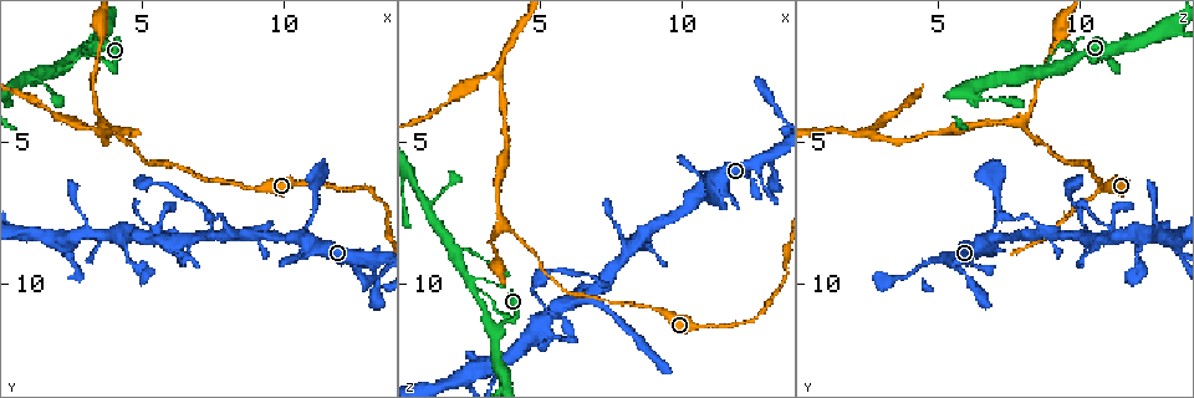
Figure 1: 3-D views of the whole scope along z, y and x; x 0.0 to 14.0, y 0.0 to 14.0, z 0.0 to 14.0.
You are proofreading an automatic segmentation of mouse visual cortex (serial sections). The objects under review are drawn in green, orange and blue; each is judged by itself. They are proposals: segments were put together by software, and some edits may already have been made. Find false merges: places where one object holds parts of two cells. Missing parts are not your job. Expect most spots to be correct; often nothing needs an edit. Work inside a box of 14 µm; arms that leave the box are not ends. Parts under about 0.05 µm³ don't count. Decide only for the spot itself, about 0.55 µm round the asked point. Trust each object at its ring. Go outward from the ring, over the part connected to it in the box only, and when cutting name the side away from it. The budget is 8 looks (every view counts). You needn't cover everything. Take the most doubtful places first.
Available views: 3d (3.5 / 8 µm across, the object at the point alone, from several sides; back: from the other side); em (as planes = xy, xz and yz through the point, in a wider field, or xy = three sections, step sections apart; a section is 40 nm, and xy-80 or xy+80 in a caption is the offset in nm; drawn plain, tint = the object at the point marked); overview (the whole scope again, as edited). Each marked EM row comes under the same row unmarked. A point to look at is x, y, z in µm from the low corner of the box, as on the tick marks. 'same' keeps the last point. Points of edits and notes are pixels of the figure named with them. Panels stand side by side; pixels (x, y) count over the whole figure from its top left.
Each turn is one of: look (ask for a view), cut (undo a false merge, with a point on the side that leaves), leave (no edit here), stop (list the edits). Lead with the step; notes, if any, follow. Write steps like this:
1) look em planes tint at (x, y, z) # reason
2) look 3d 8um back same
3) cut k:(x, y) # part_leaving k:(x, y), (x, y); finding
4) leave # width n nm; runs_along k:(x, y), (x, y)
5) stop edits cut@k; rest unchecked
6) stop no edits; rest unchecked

look 3d 3.5um back at (6.8, 8.4, 10.4) # side arm on a straight run

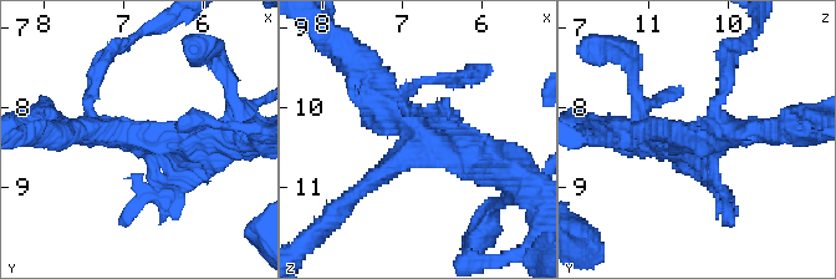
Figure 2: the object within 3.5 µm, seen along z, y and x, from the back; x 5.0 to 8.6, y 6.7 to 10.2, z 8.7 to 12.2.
look em xy step 3 tint at (6.75, 8.40, 10.35)

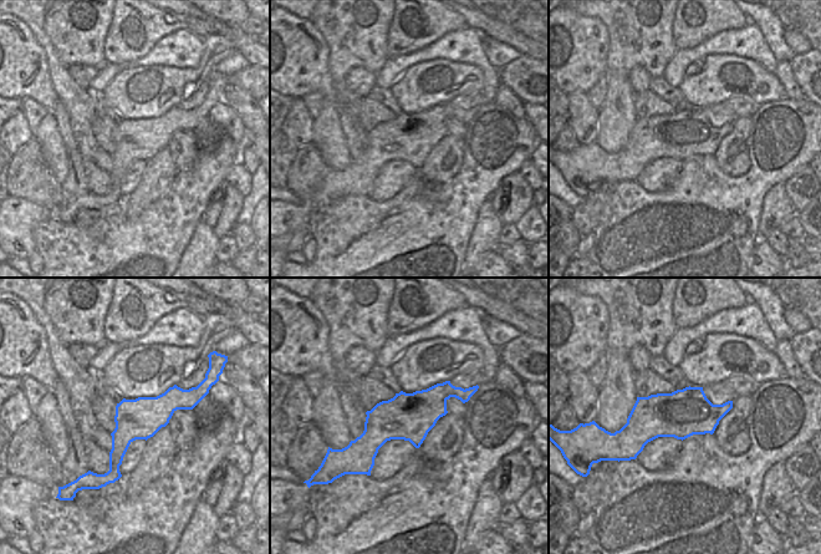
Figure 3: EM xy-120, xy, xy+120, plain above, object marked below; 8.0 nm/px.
leave # runs_along 3:(469, 392), (440, 392), (357, 456); continuous, no second cell

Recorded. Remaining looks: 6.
look 3d 3.5um at (3.6, 4.7, 2.6) # abrupt turn

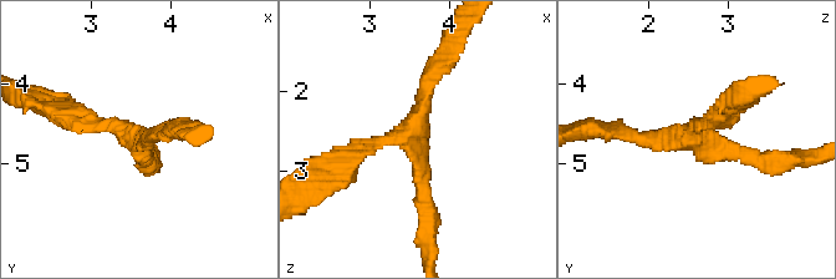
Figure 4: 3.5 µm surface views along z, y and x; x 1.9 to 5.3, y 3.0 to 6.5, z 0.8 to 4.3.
look em xy step 5 tint at (3.50, 4.70, 2.60)

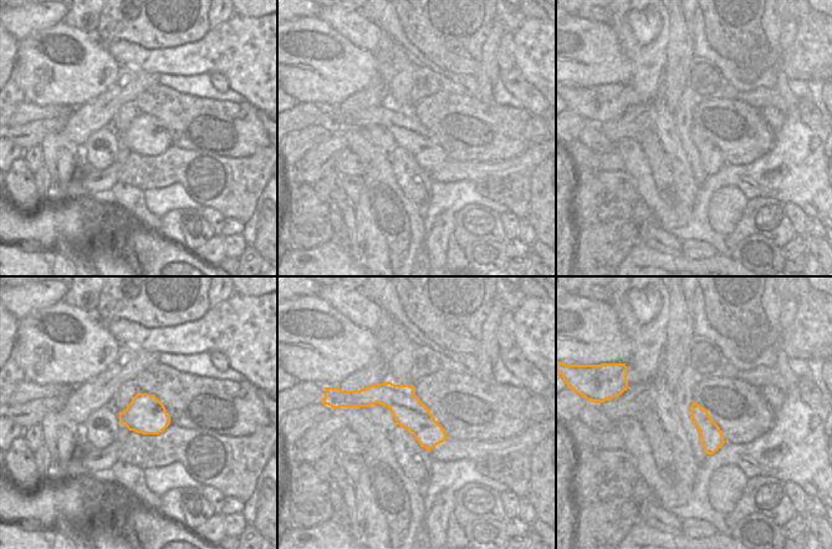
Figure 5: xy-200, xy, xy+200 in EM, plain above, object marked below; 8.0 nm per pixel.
leave # arm_widths 200, 200, 250 nm; runs_along 5:(353, 401), (396, 397), (443, 436); all the same cell

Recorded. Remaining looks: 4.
look 3d 3.5um at (2.7, 1.9, 10.3) # two arms at a narrow angle

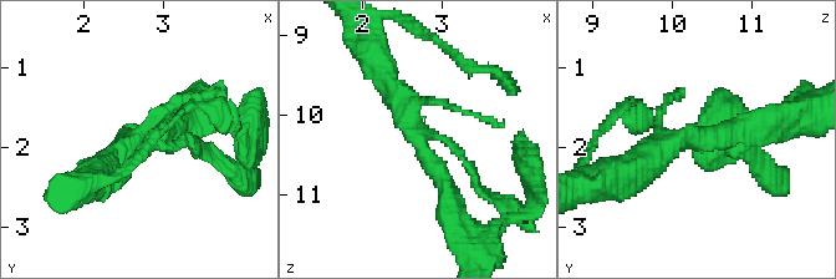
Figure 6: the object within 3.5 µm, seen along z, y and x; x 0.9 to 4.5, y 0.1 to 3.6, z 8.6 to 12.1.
look em xy step 2 tint at (2.70, 1.85, 10.25)

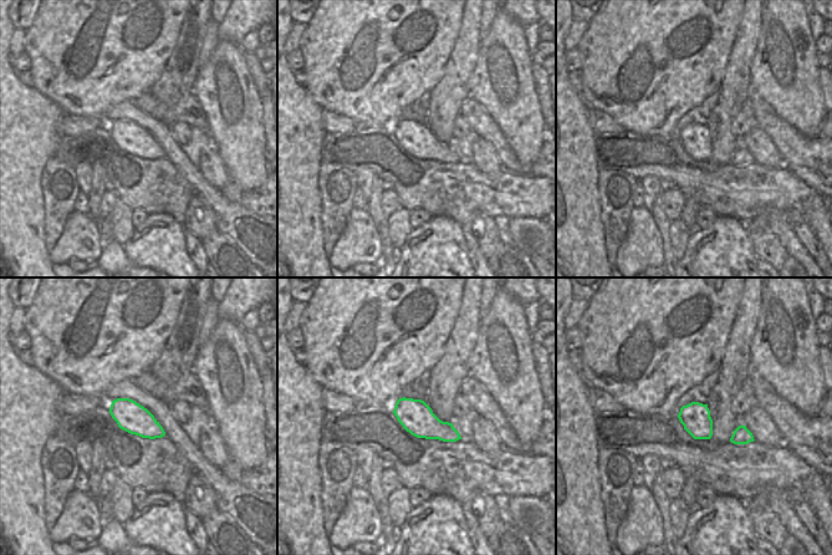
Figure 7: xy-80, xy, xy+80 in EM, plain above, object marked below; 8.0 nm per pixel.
look em planes tint same

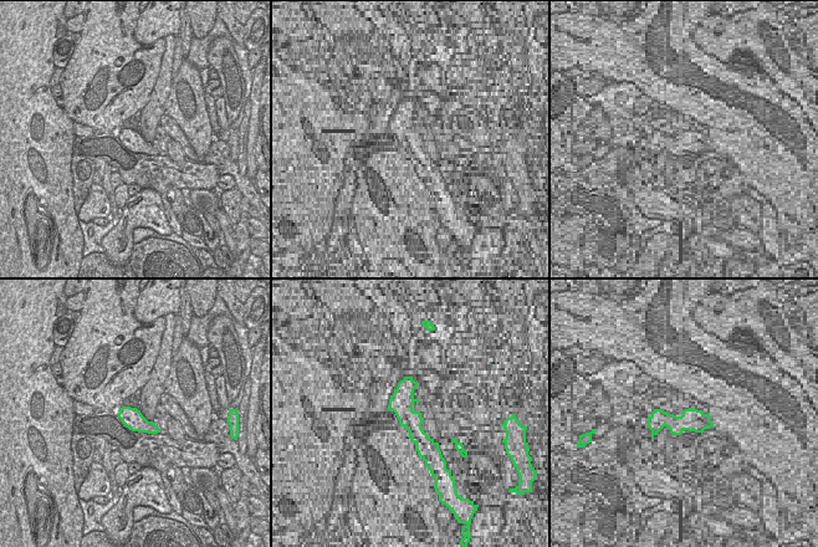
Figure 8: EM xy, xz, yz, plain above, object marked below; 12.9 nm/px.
leave # runs_along 6:(453, 206), (407, 107), (381, 72); one cell here

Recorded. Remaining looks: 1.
stop no edits; rest unchecked

